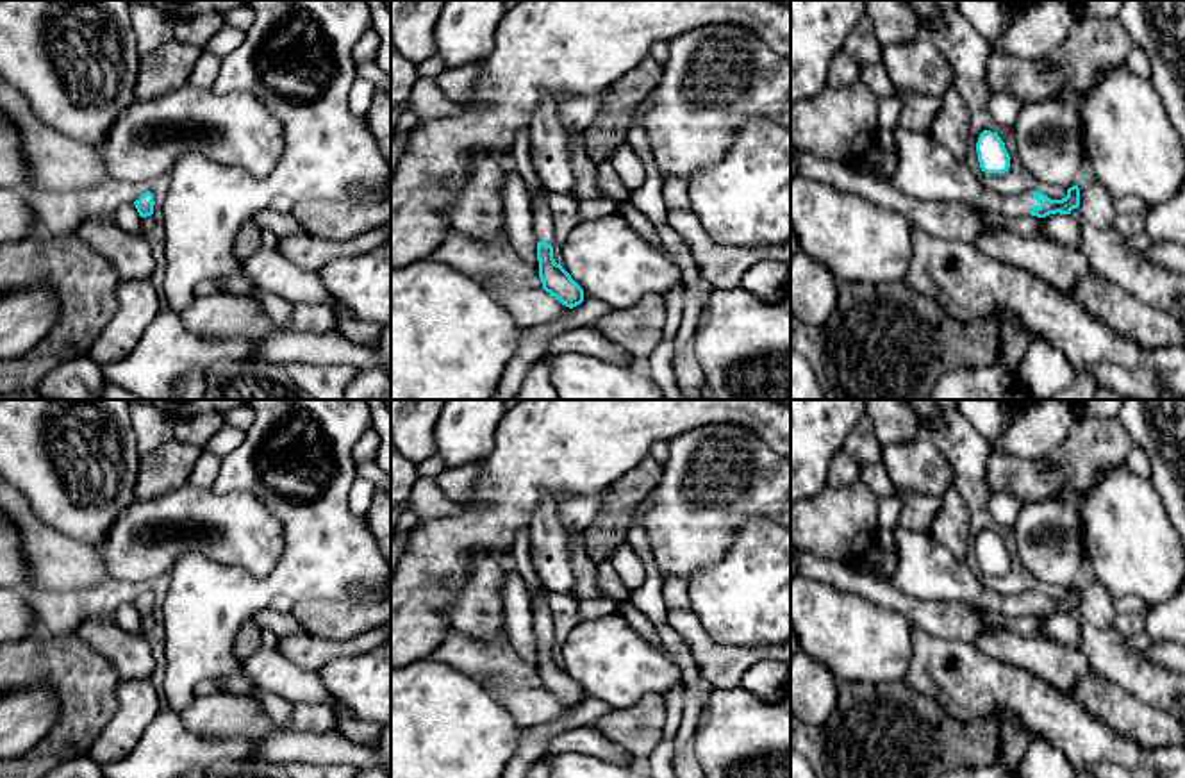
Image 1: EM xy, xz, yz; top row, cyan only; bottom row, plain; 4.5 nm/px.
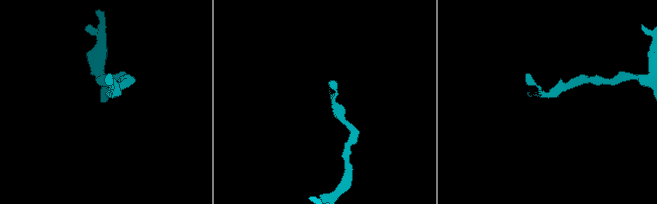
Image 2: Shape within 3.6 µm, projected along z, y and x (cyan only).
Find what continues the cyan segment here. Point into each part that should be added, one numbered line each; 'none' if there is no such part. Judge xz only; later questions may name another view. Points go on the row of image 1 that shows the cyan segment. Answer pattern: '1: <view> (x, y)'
1: xz (541, 218)

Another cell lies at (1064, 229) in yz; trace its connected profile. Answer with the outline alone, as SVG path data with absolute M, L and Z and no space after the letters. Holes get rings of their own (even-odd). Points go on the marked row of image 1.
M1057 212L1046 216L1042 236L1073 248L1080 248L1080 223L1071 214Z

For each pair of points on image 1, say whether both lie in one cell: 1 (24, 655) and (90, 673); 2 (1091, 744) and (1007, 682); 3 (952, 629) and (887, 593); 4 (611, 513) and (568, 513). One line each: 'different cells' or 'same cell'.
1: same cell
2: same cell
3: same cell
4: different cells

